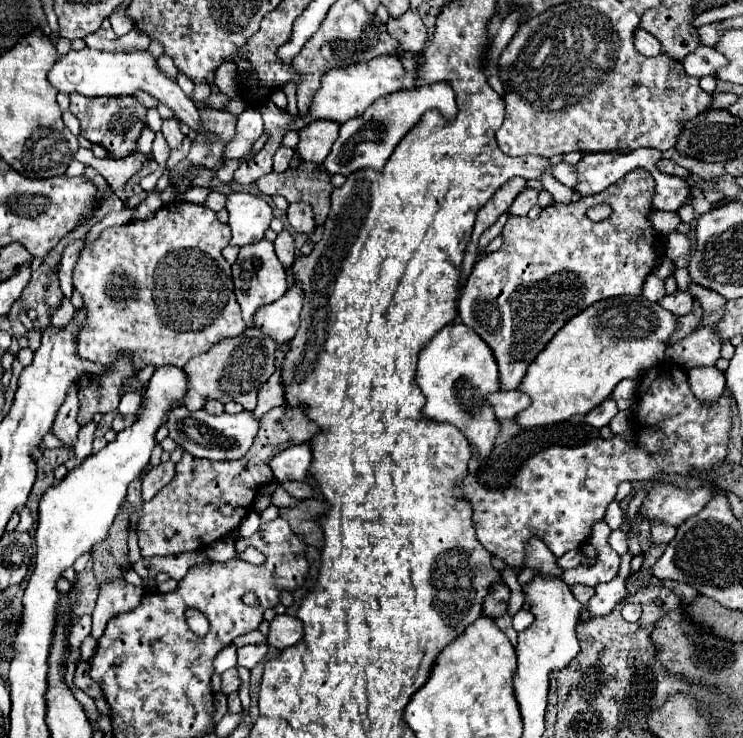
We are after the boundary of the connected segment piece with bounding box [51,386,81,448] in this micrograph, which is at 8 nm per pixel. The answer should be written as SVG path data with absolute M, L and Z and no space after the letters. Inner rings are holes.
M71 386L65 402L57 410L57 418L55 418L53 430L51 430L67 448L75 448L77 434L81 430L81 426L77 424L77 410L79 410L77 386Z

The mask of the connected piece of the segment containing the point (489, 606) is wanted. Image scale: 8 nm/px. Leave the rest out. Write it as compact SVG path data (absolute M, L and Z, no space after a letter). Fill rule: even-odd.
M497 582L489 588L487 596L485 596L485 602L483 602L483 612L491 618L499 618L503 612L507 612L507 606L509 606L509 596L511 596L511 590L507 584L503 582Z

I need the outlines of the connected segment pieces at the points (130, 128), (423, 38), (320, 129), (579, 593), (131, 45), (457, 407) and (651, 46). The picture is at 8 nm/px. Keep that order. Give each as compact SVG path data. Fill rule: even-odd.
M71 94L71 108L69 108L81 122L81 134L105 146L111 154L117 154L113 158L125 158L133 152L135 140L139 138L141 130L145 128L145 106L141 106L133 96L121 96L121 98L87 98L81 94ZM131 106L131 124L127 122L127 112Z
M409 10L401 18L389 18L387 30L391 38L397 38L401 50L411 52L415 58L419 58L427 42L427 28L417 12Z
M317 120L301 128L301 142L297 144L297 152L303 160L321 164L323 158L329 154L333 142L337 140L339 124Z
M575 584L575 586L571 586L571 592L573 592L573 596L583 604L583 608L581 608L581 622L589 622L589 620L591 620L591 616L585 616L585 614L589 614L589 612L587 612L587 604L589 604L591 596L595 594L595 590L593 590L591 586Z
M131 30L129 34L117 38L117 40L105 40L95 34L85 36L85 42L89 48L99 48L99 50L121 50L121 52L133 52L133 50L145 50L149 46L149 38L141 34L139 30Z
M447 324L421 350L417 364L417 384L427 400L423 416L457 426L471 446L477 448L479 462L489 460L501 424L487 402L487 394L499 390L499 368L489 346L465 324Z
M641 28L635 32L635 48L643 56L659 56L661 54L661 44L657 42L657 38L653 38L649 32L645 32Z

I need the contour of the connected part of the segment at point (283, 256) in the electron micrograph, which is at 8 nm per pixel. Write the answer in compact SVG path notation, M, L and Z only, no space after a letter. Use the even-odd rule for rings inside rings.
M281 230L279 234L277 234L277 240L273 242L275 244L275 252L277 252L277 256L279 256L279 260L283 262L283 266L285 268L291 268L291 264L293 264L293 246L295 246L295 238L291 236L291 232L289 230Z

